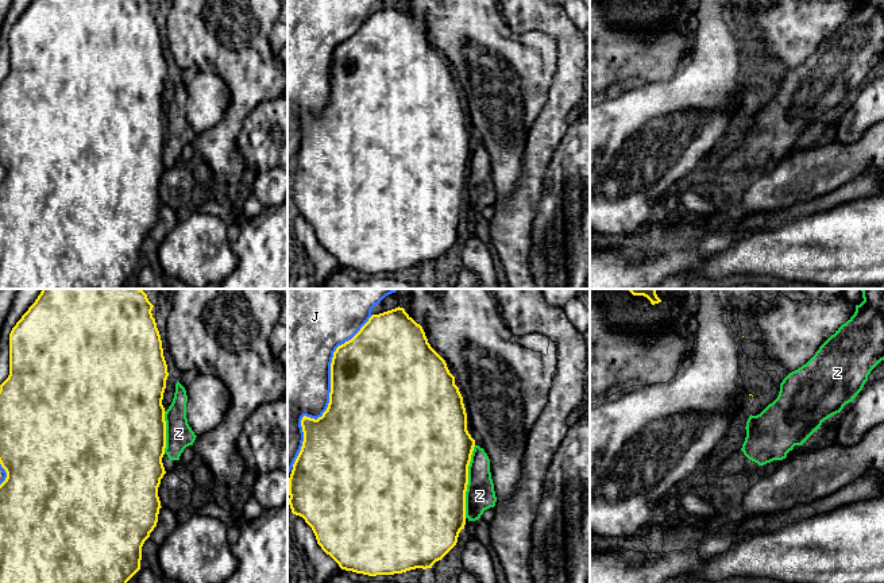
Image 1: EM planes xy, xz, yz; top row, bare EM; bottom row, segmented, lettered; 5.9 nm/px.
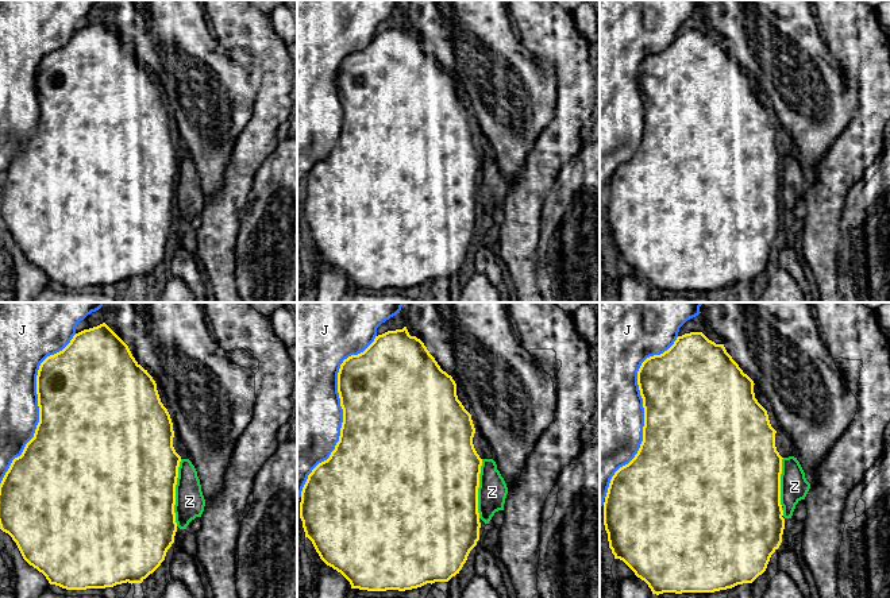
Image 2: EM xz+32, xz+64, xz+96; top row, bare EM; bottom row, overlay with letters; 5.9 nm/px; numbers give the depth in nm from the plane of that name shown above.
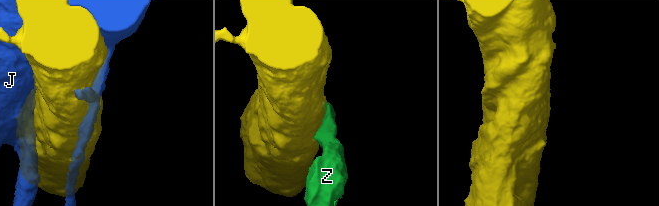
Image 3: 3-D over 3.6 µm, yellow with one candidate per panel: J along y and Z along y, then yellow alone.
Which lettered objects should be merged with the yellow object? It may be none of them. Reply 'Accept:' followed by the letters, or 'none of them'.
Accept: none of them

